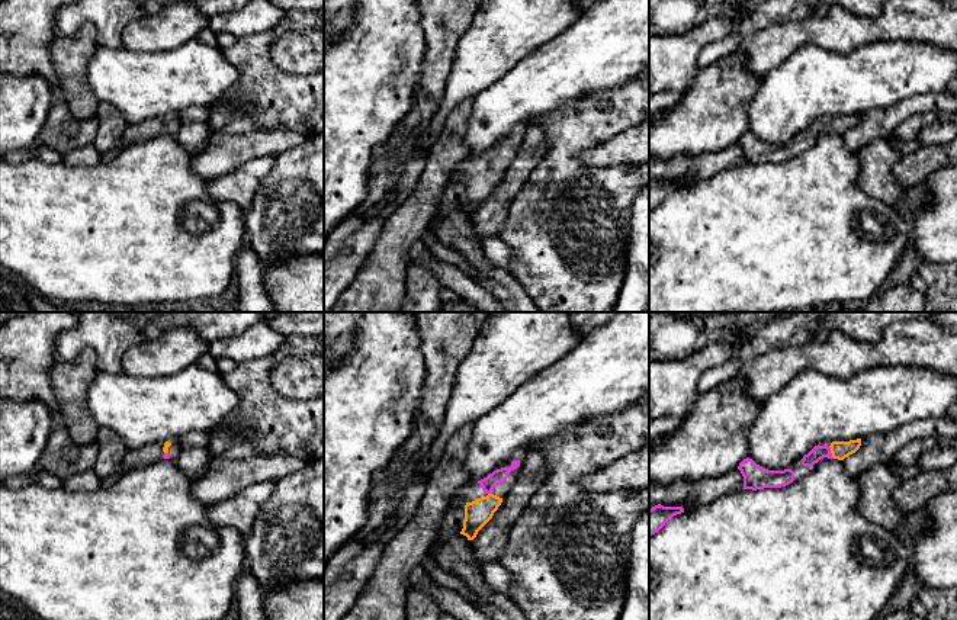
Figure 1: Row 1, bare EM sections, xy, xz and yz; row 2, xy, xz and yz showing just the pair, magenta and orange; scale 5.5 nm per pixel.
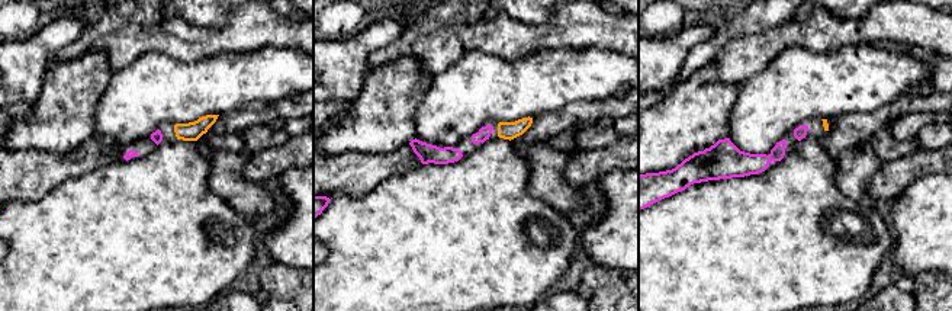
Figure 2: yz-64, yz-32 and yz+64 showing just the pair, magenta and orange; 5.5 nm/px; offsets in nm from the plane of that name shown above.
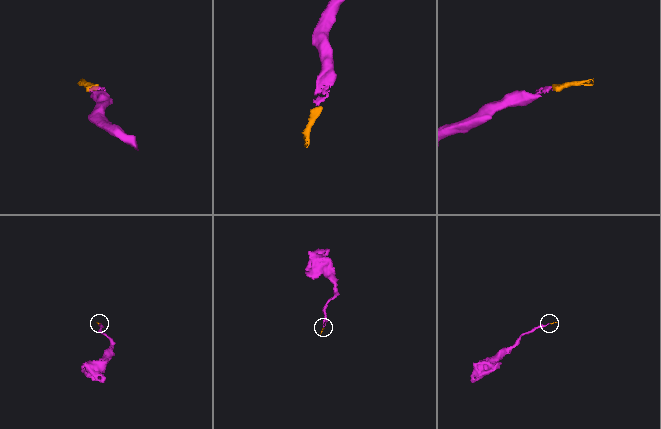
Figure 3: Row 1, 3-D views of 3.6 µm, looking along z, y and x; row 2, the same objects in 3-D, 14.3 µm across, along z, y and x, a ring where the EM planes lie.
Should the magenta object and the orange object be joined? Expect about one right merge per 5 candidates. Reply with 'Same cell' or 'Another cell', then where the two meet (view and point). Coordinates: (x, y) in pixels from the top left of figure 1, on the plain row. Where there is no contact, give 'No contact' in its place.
Same cell. Touches magenta at yz (829, 127)

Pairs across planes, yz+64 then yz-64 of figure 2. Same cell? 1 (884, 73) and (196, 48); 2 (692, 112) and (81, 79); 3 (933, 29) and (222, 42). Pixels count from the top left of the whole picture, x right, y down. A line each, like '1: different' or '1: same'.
1: different
2: same
3: same

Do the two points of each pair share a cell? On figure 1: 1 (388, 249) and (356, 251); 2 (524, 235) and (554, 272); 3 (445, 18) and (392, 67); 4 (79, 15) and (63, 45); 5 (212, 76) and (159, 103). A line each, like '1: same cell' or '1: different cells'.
1: different cells
2: same cell
3: different cells
4: different cells
5: same cell

